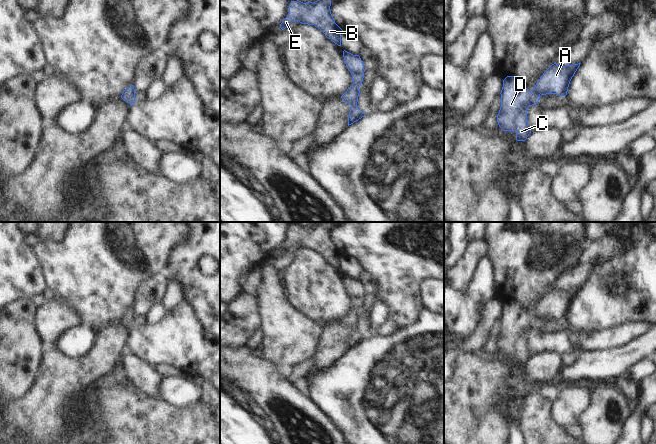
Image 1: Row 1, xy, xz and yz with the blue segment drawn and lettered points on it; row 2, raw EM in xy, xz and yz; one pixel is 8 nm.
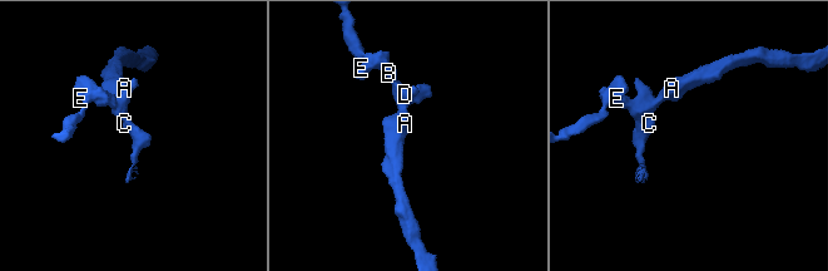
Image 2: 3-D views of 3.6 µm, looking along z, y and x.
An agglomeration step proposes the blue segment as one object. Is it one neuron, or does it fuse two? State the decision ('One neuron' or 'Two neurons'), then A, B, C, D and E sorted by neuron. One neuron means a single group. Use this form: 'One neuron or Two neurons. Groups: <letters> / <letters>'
One neuron. Groups: A B C D E

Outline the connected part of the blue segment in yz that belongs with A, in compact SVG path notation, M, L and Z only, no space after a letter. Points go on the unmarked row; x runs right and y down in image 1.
M581 287L573 289L552 288L537 305L533 314L528 314L515 300L503 304L501 331L497 346L503 355L515 355L517 365L525 365L531 357L527 333L536 329L541 319L566 320L572 301Z

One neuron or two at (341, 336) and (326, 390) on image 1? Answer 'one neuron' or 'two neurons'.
two neurons

